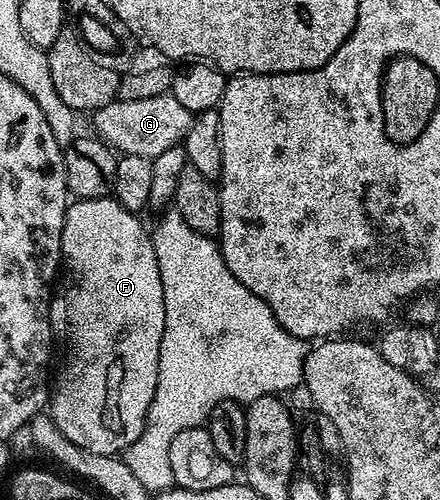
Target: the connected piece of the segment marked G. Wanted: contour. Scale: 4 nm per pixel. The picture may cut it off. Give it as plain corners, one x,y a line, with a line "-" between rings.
170,93
146,97
146,101
120,99
91,112
90,115
93,125
96,126
95,134
109,147
126,155
137,155
151,160
156,159
158,153
166,153
166,149
181,146
181,137
190,129
193,118
193,112
177,108
176,98

